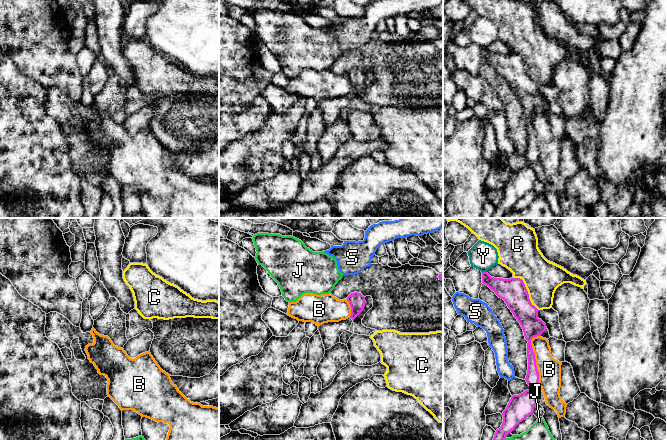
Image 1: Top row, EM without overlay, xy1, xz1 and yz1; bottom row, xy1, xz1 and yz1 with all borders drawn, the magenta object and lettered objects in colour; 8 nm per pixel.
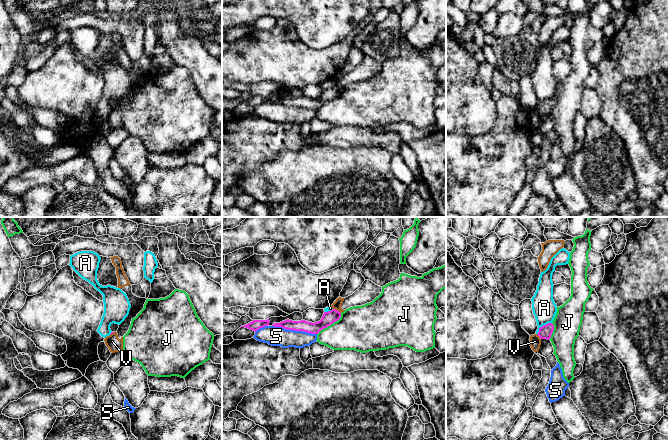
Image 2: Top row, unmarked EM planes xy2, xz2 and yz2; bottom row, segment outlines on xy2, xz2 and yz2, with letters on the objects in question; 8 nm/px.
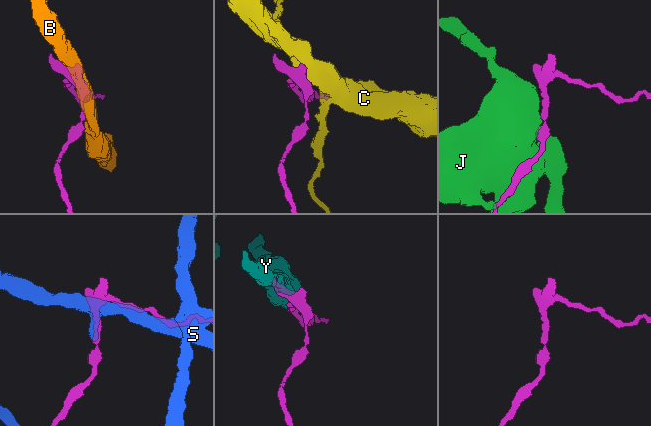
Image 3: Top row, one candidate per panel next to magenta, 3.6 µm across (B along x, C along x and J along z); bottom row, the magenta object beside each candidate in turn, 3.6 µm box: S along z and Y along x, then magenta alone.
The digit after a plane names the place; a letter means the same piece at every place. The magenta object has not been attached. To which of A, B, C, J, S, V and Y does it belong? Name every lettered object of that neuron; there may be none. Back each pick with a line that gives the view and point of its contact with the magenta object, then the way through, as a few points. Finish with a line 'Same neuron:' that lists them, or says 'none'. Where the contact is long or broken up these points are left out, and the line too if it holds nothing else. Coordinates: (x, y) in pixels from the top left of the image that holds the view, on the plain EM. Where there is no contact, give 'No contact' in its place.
Same neuron: none

